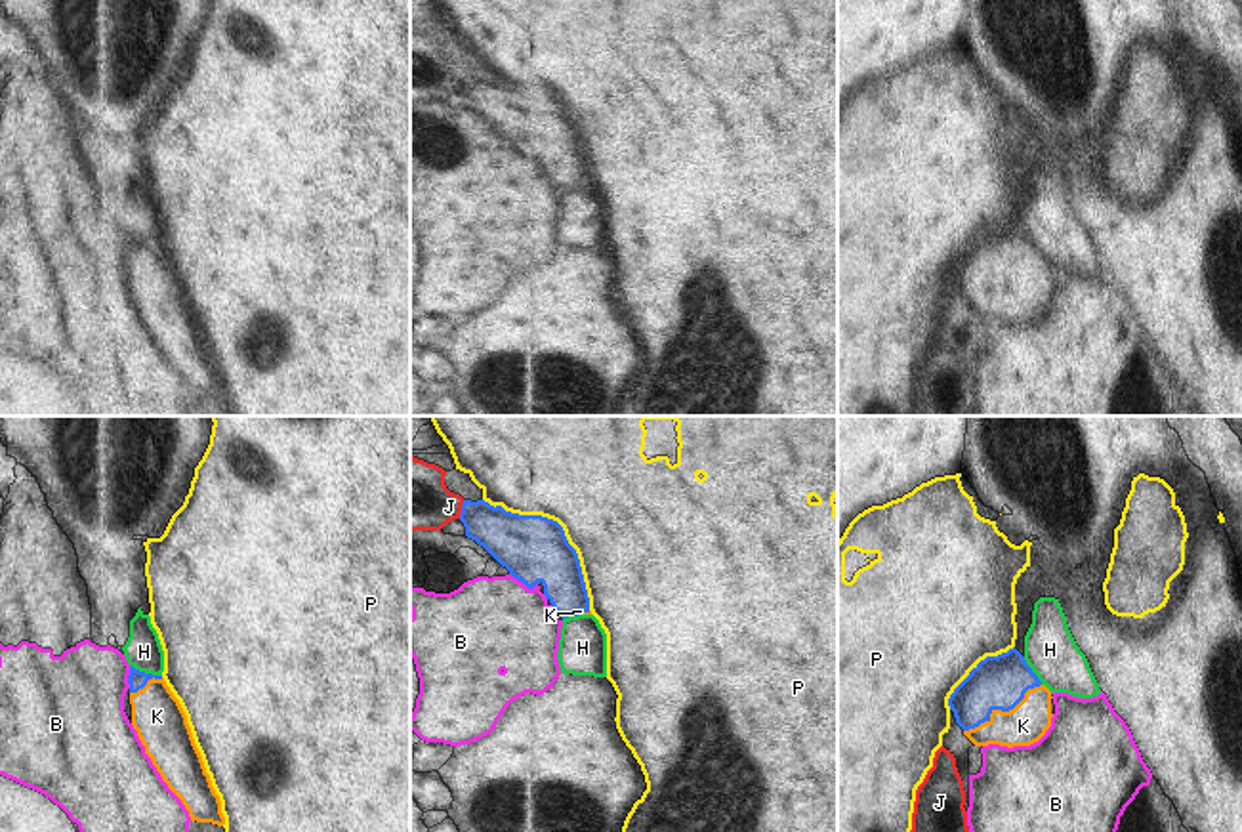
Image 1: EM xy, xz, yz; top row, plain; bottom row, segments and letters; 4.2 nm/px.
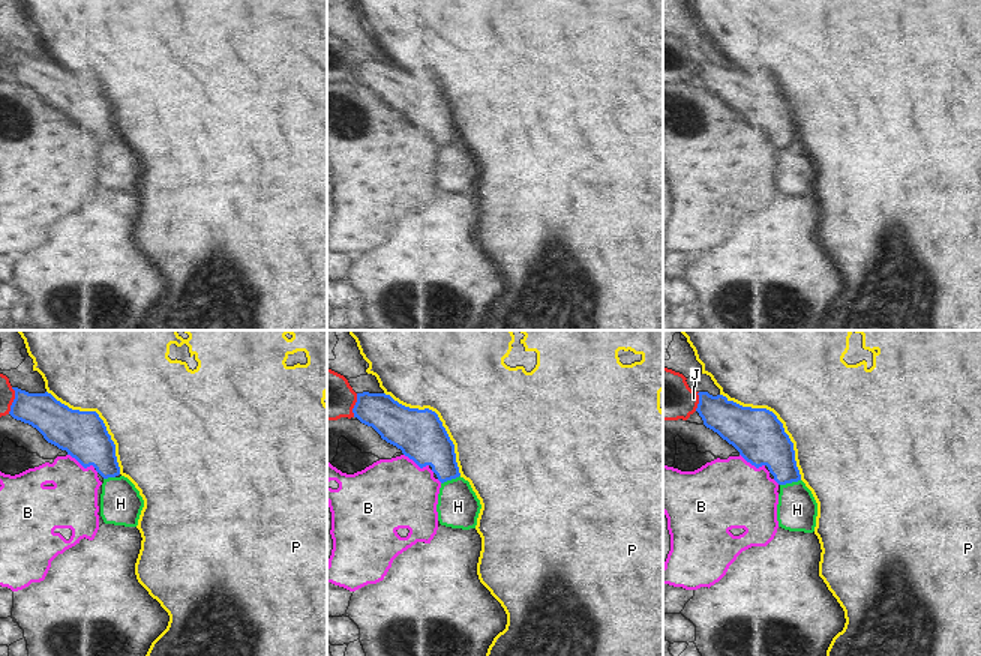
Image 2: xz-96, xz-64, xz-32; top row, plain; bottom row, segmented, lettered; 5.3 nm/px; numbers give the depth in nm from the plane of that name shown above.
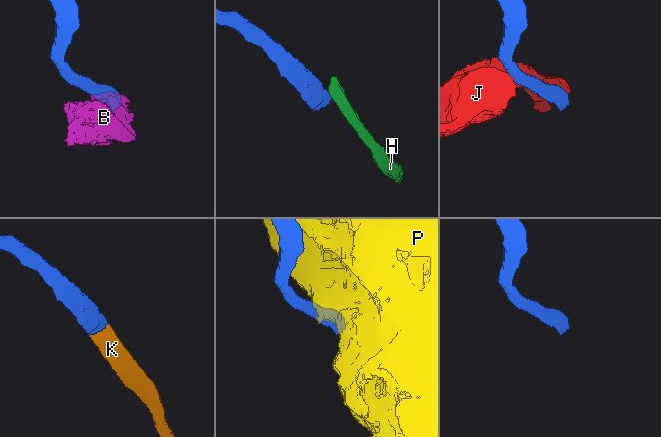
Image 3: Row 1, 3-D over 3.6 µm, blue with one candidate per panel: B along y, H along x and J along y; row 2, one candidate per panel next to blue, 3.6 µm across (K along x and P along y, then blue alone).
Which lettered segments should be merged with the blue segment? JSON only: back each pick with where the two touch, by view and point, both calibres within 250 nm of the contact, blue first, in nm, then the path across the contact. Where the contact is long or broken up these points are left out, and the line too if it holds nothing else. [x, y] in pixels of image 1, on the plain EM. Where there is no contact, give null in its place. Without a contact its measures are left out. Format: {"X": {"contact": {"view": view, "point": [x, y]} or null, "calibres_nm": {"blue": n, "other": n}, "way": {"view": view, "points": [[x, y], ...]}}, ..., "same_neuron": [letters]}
{"K": {"contact": {"view": "yz", "point": [1002, 283]}, "calibres_nm": {"blue": 220, "other": 170}, "way": {"view": "yz", "points": [[1000, 254], [1002, 283], [1023, 298]]}}, "same_neuron": ["K"]}

